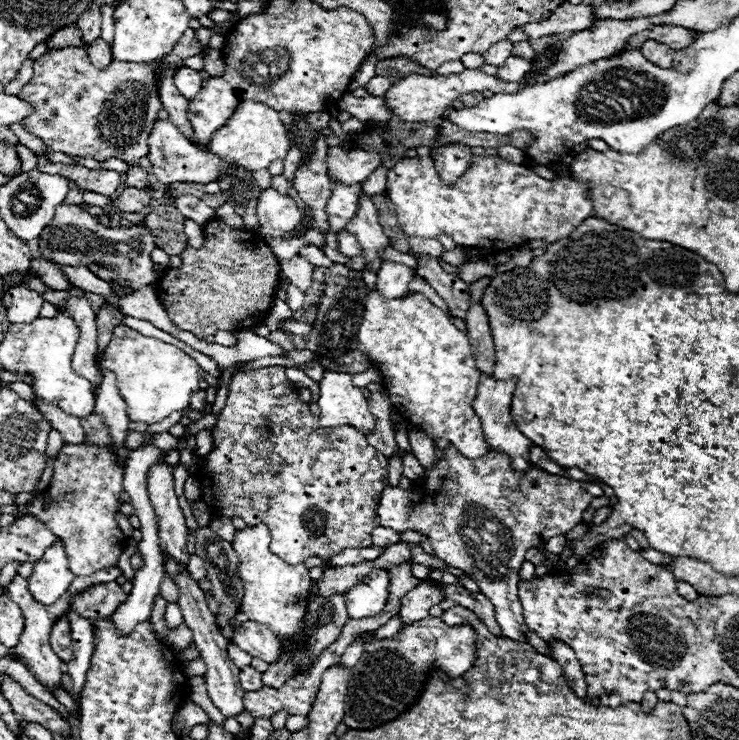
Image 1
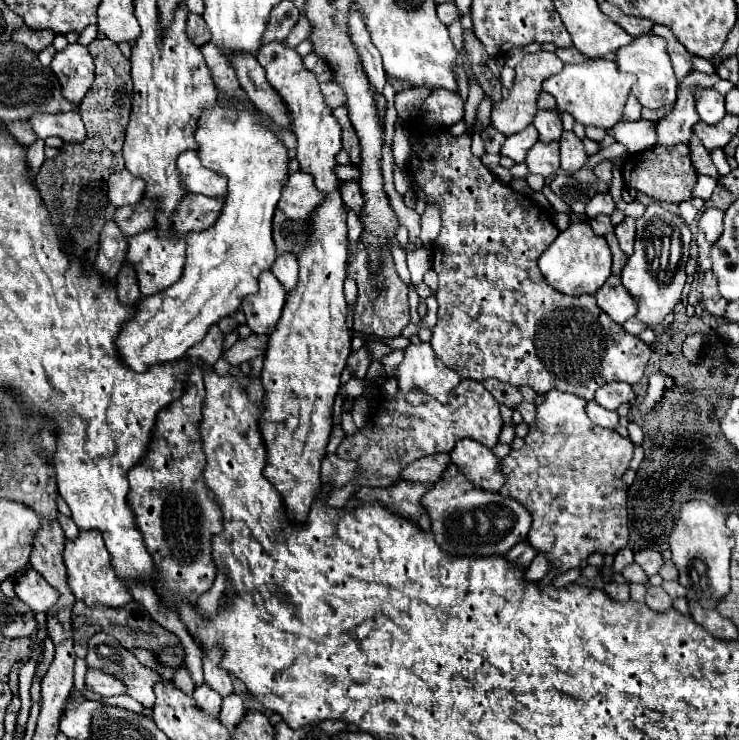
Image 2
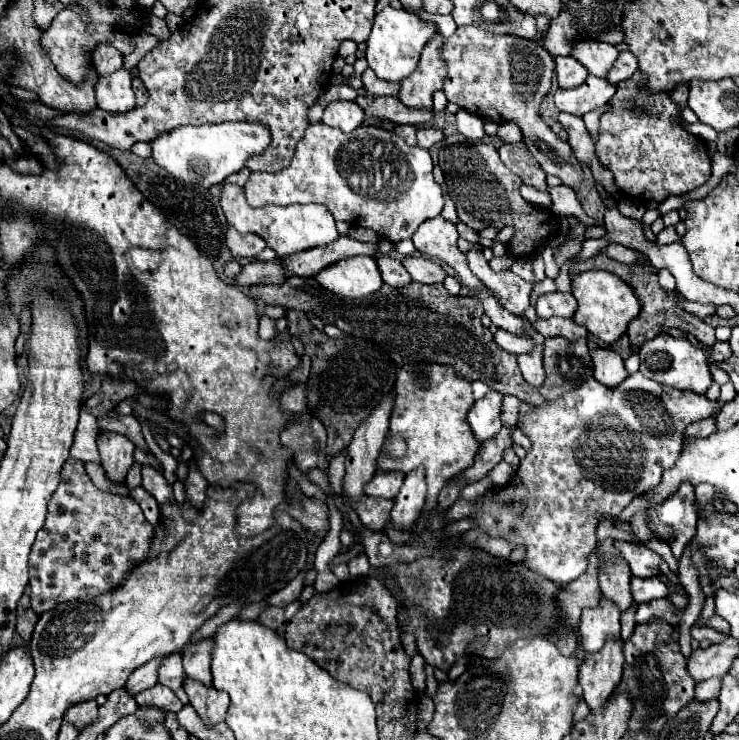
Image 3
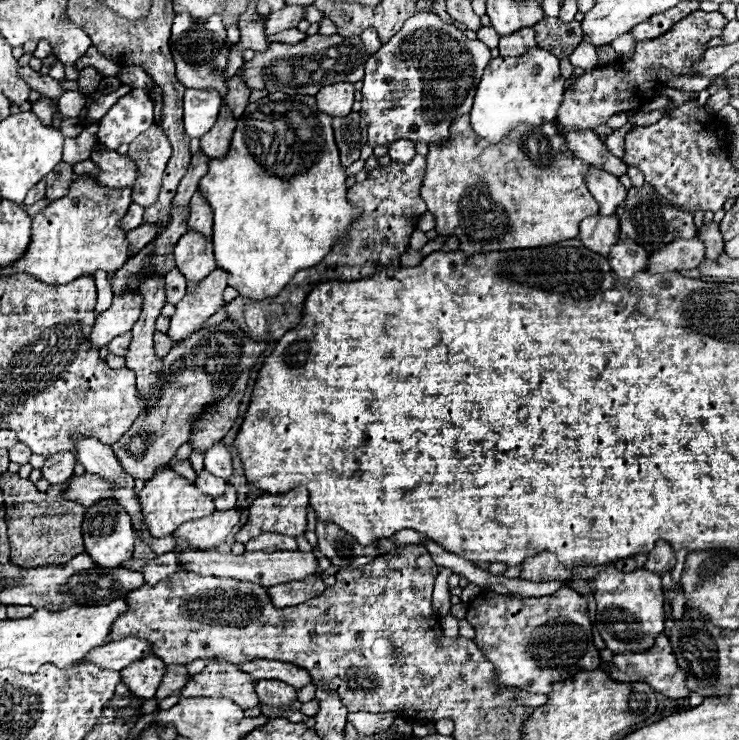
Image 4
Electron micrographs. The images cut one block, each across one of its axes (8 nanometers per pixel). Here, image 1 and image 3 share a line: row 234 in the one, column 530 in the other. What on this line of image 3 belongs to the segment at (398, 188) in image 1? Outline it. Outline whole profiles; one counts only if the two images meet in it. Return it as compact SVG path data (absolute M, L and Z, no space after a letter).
M640 372L628 376L622 384L614 386L614 388L608 388L604 384L600 384L598 380L590 378L586 380L584 384L580 384L578 388L566 392L560 396L560 400L552 400L552 402L546 402L542 406L528 406L528 404L520 404L520 430L524 434L530 436L532 440L532 448L528 450L526 458L520 460L520 466L516 470L516 476L514 476L514 484L506 484L504 488L498 488L494 490L494 502L488 502L488 500L476 500L476 506L478 506L478 514L474 514L472 518L478 520L480 528L486 530L488 534L492 536L502 536L502 538L508 538L510 542L514 542L516 546L524 544L526 546L526 568L554 580L554 582L562 582L562 584L568 584L572 580L576 580L580 574L586 572L586 566L588 566L588 556L592 554L592 550L598 546L598 540L596 540L596 522L600 518L614 518L614 516L620 516L620 512L640 494L648 492L650 488L656 488L660 484L660 478L662 478L662 472L666 468L672 468L682 452L682 438L684 438L684 428L692 422L698 422L698 420L704 420L708 418L712 412L716 410L716 402L710 402L706 396L698 396L694 392L686 392L686 390L678 390L678 388L672 388L672 386L664 386L664 384L658 384L654 380L648 380L644 378Z

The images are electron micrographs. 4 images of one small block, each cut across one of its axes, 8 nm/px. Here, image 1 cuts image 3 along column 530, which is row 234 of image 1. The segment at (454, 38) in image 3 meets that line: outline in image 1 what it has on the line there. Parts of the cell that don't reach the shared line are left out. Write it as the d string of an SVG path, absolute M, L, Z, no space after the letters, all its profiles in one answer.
M60 204L56 208L54 220L40 234L40 252L50 262L66 266L90 266L92 262L98 262L112 266L118 272L120 280L124 280L122 284L130 290L138 290L156 280L154 262L150 258L154 248L154 234L146 228L144 222L128 228L106 228L96 220L96 216L74 204Z

